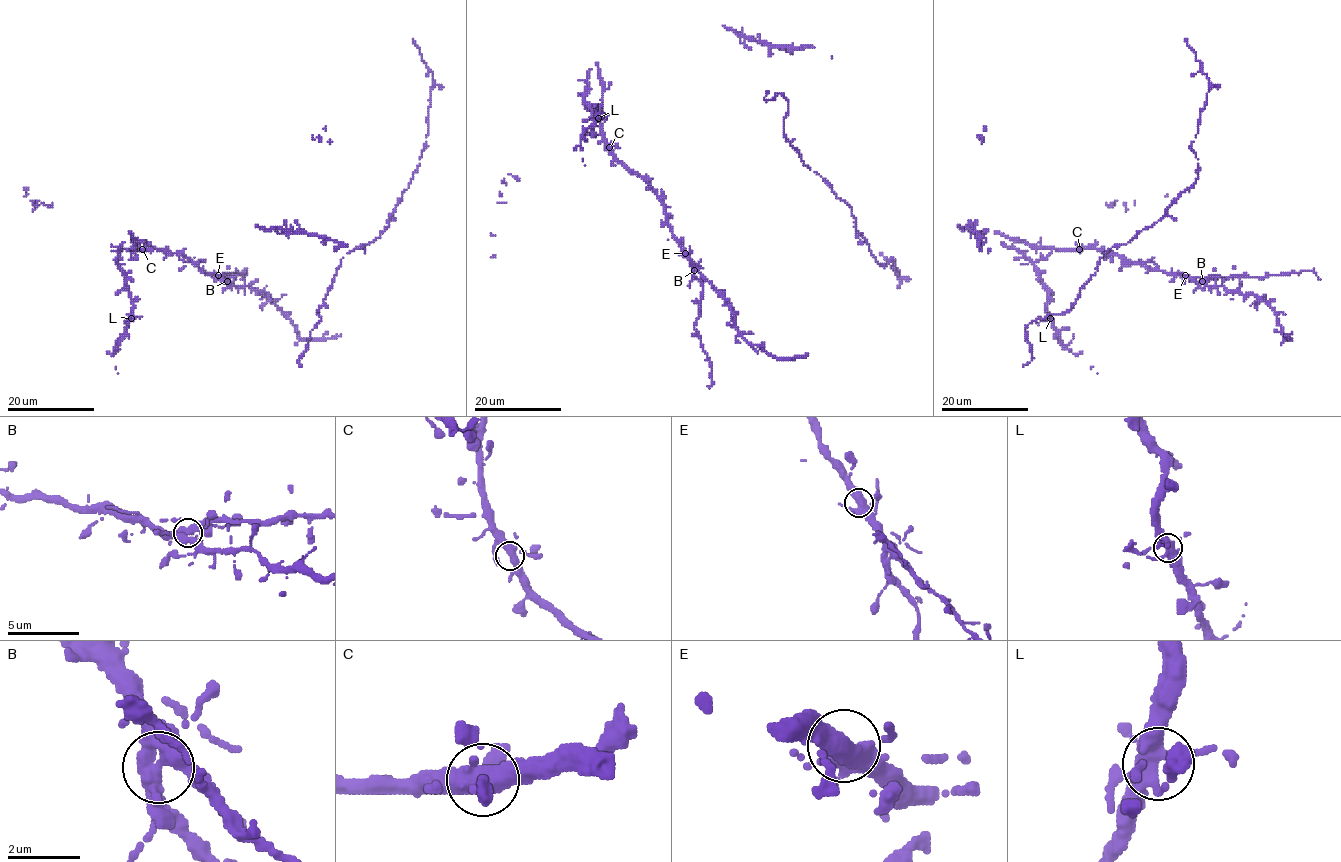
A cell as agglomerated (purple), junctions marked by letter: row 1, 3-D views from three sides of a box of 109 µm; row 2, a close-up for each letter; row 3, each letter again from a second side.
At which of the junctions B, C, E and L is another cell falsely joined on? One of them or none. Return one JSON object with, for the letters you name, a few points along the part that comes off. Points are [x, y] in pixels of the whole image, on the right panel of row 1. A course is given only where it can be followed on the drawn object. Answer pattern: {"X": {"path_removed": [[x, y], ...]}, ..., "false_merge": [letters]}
{"false_merge": []}

